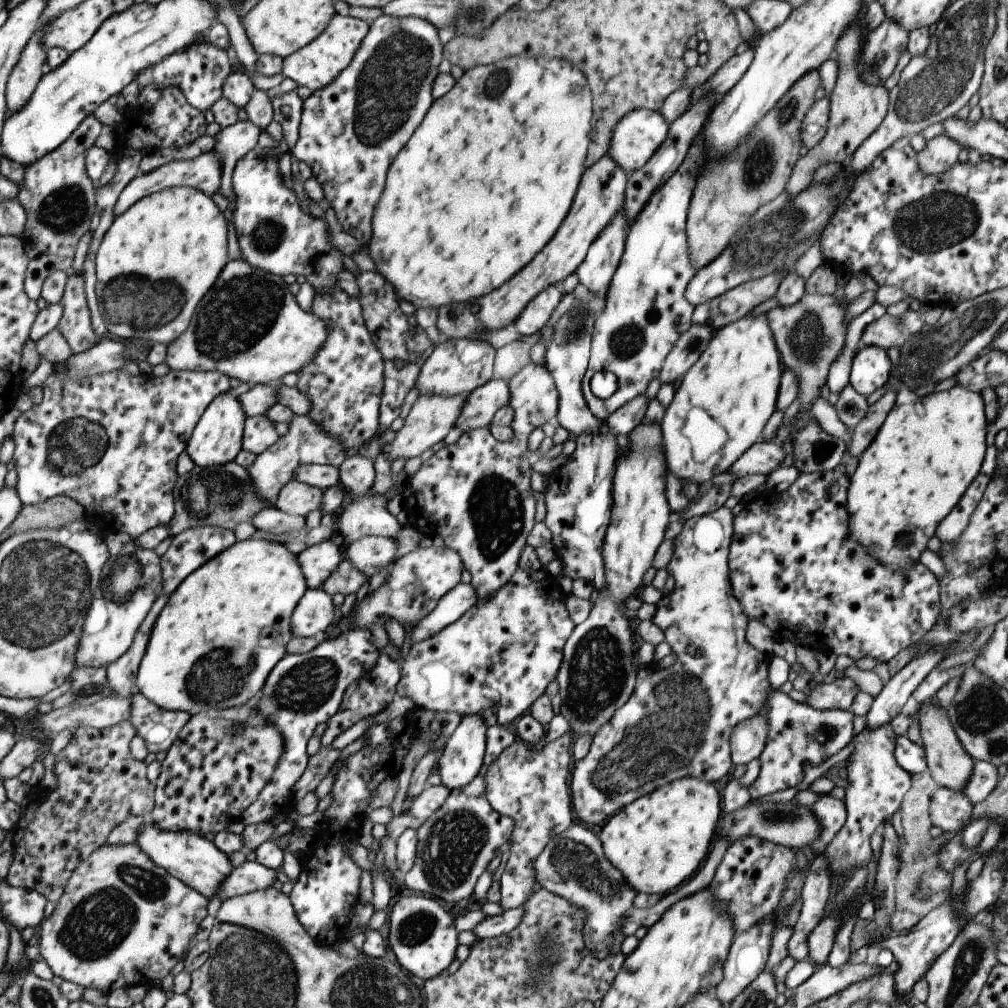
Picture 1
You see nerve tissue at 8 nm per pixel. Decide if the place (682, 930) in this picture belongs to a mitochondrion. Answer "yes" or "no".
no

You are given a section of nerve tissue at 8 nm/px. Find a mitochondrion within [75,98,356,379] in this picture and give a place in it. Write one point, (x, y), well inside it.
(244, 308)

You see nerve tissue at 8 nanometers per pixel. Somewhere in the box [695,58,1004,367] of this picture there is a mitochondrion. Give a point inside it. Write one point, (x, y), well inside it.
(926, 225)

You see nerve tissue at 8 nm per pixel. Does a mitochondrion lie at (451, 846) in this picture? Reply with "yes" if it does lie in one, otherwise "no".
yes

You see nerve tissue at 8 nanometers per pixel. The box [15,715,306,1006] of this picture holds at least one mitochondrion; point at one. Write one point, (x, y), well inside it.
(93, 928)

